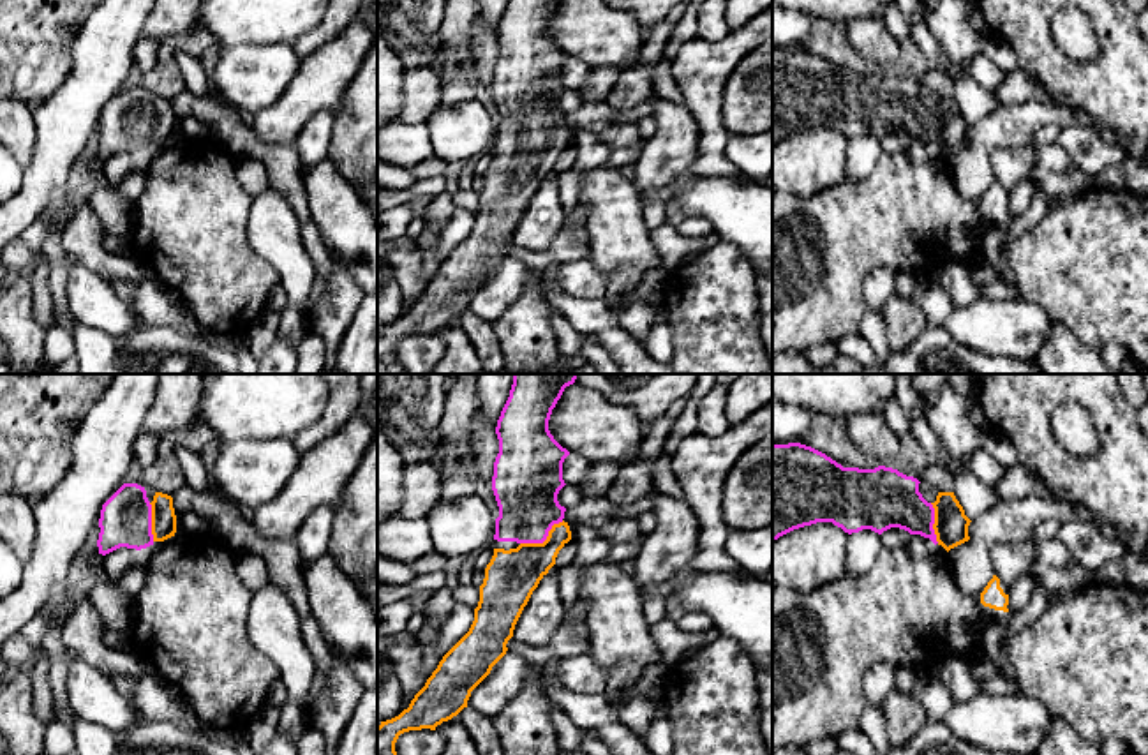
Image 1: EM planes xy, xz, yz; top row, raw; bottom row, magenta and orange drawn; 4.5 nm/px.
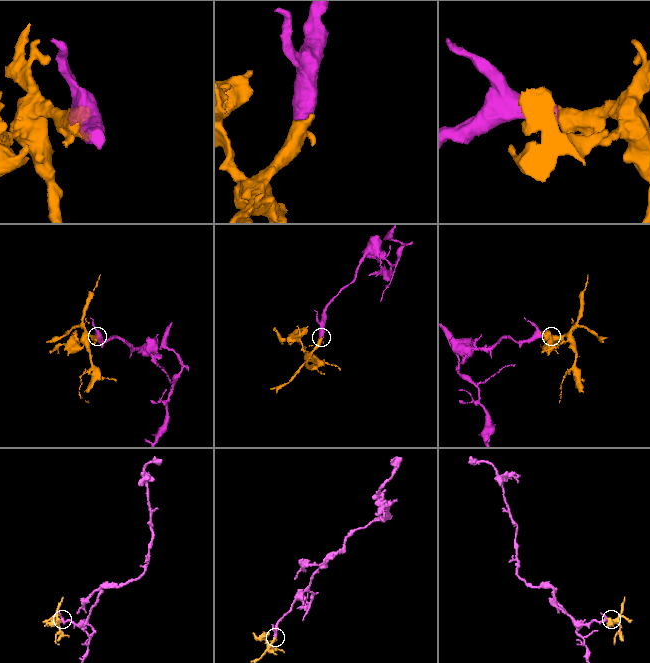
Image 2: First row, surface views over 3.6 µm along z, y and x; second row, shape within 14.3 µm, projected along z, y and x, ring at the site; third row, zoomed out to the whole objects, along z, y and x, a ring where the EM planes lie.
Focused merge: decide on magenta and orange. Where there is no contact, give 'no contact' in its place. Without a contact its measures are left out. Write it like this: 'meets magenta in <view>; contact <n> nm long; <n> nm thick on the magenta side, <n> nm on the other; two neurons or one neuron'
meets magenta in xz; contact 220 nm long; 300 nm thick on the magenta side, 240 nm on the other; one neuron

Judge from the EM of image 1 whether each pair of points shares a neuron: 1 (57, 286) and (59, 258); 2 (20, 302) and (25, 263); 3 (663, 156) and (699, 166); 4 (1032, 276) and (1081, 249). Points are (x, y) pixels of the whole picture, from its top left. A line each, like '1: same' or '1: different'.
1: same
2: different
3: different
4: same

